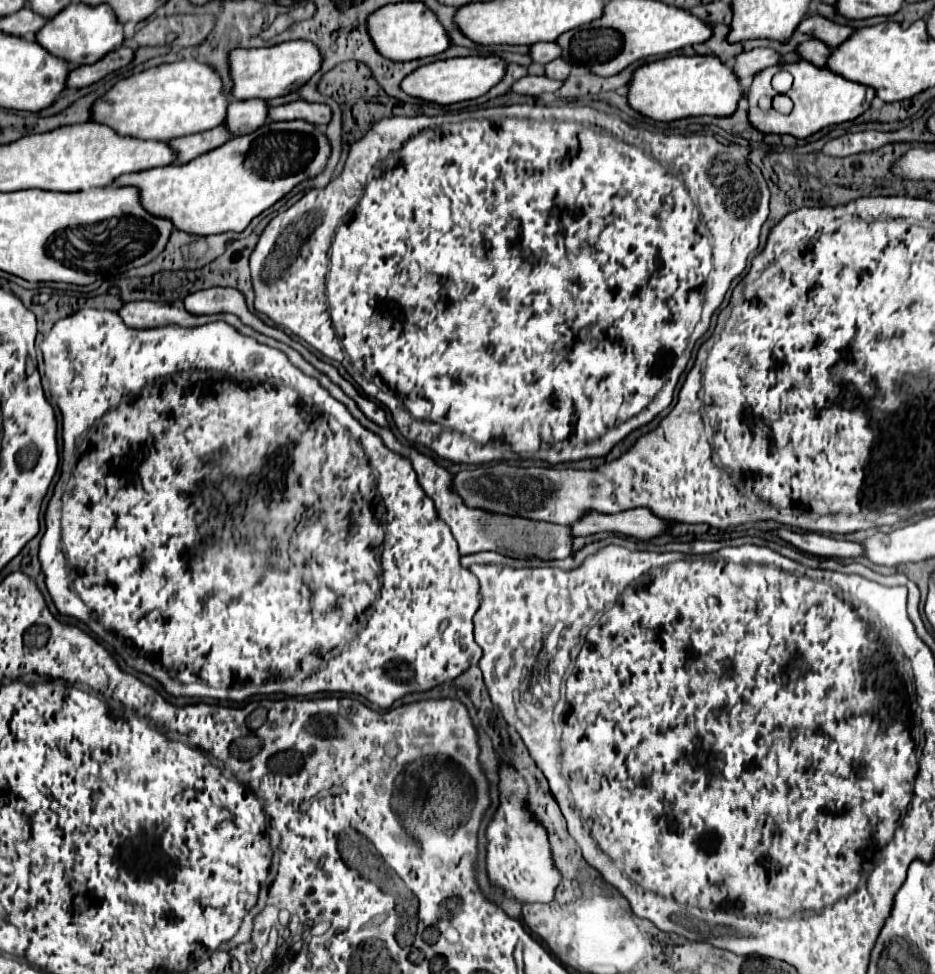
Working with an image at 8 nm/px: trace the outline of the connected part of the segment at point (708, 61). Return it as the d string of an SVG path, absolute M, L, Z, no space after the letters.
M670 56L640 66L630 82L628 102L640 114L670 122L688 116L730 116L744 98L744 88L734 74L734 68L716 56Z

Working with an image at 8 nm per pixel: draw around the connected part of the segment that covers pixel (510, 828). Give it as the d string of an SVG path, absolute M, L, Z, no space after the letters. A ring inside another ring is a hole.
M510 766L500 768L500 808L486 830L488 838L488 854L486 868L492 884L510 890L514 898L520 902L550 902L554 898L554 890L560 882L560 874L554 866L550 844L546 838L546 830L542 824L532 822L532 814L526 812L528 788L524 778Z

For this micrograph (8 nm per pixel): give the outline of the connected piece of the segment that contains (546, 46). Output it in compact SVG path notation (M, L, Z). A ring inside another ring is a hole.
M540 42L540 44L534 44L532 50L530 50L530 56L534 58L534 62L552 62L556 58L562 56L562 48L556 44L556 42Z

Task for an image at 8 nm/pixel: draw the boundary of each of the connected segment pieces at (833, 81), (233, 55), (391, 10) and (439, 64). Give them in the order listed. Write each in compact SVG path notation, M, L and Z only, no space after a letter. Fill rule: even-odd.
M806 60L802 62L796 62L796 64L780 64L780 66L772 66L772 68L766 68L762 70L752 86L748 88L746 92L746 98L750 102L750 122L754 128L758 128L760 132L774 132L774 134L792 134L796 138L808 138L810 134L816 134L820 132L822 128L826 126L834 126L834 124L842 124L842 122L848 122L848 120L854 120L858 116L862 116L874 102L876 98L876 92L874 88L870 86L864 86L864 84L858 84L858 82L852 82L852 80L846 80L844 76L840 74L834 74L832 70L828 68L818 68ZM780 70L788 70L792 76L794 76L794 84L792 88L788 90L788 96L790 100L794 102L794 108L790 114L774 114L772 110L764 112L760 110L758 106L758 98L764 96L764 94L770 94L770 96L776 96L778 92L772 88L772 78L776 72Z
M292 40L270 48L232 50L230 52L230 72L234 78L232 94L236 100L250 100L250 98L272 100L278 96L286 96L302 88L320 70L322 62L324 62L322 52L310 40Z
M402 2L402 4L382 6L368 18L368 28L370 28L370 38L376 44L376 50L384 58L394 62L434 56L452 46L446 28L440 24L438 16L424 2Z
M466 56L466 58L436 60L432 64L420 66L410 76L406 76L402 82L402 90L410 96L446 106L446 104L484 96L490 88L502 82L502 78L506 76L506 68L508 68L508 62L502 60L500 56Z

